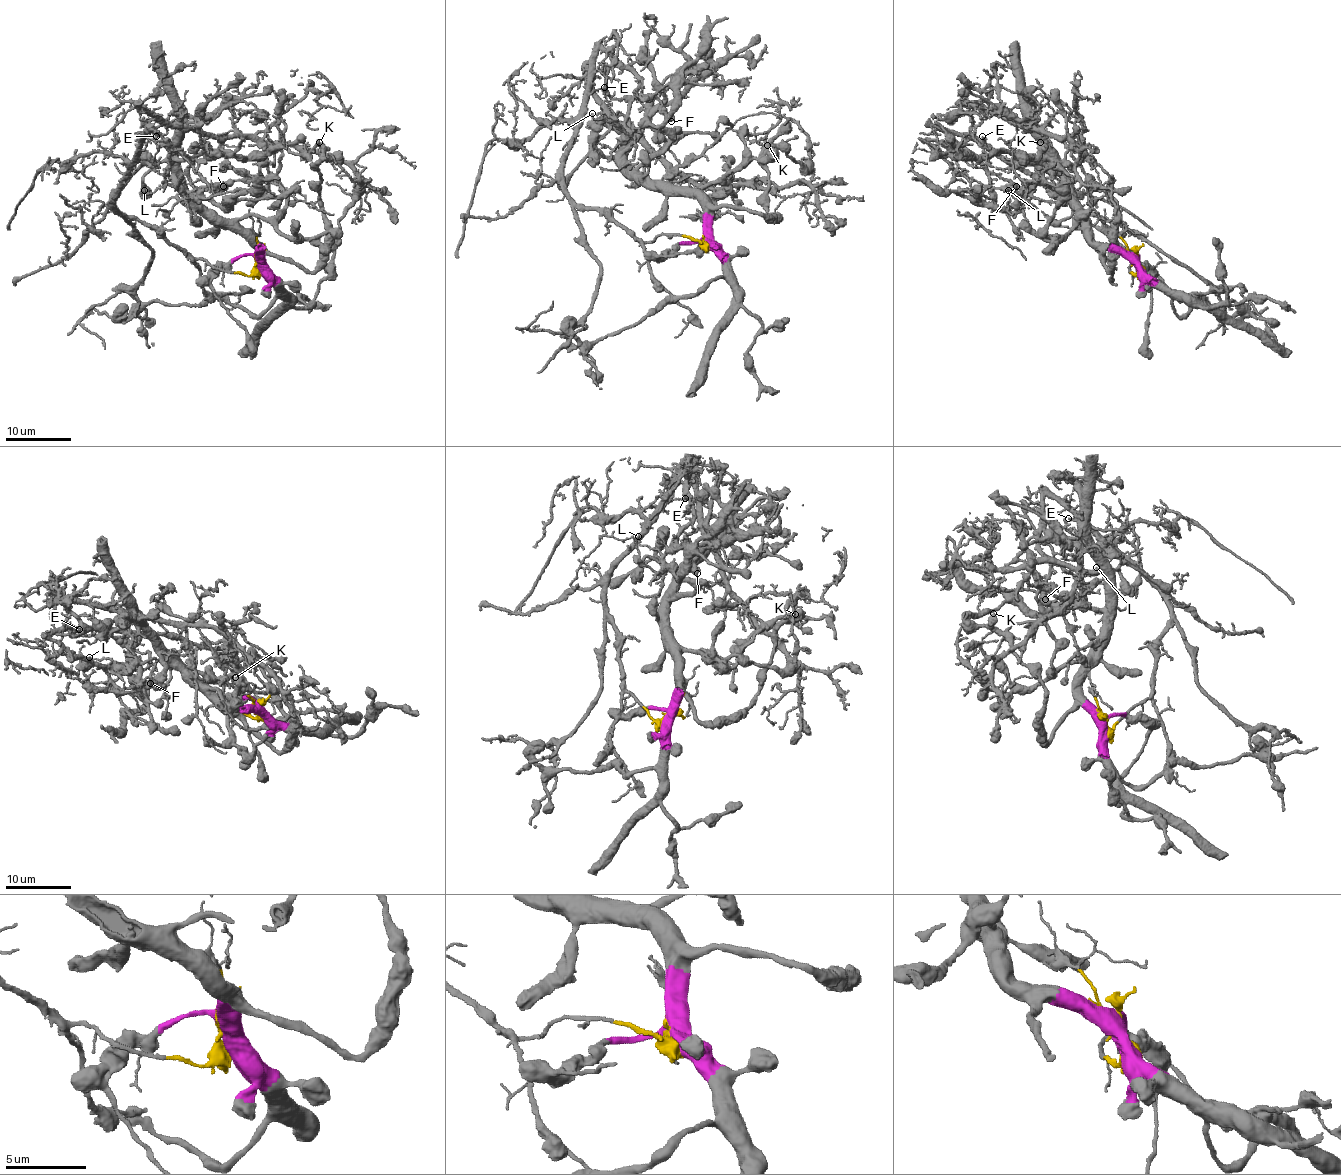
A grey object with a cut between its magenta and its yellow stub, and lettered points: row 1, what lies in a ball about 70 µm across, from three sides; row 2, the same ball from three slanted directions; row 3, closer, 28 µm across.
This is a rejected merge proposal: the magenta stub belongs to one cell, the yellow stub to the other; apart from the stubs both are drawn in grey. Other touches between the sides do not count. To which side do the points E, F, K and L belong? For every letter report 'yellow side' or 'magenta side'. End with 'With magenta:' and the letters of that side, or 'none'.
E: yellow side
F: yellow side
K: magenta side
L: yellow side
With magenta: K

